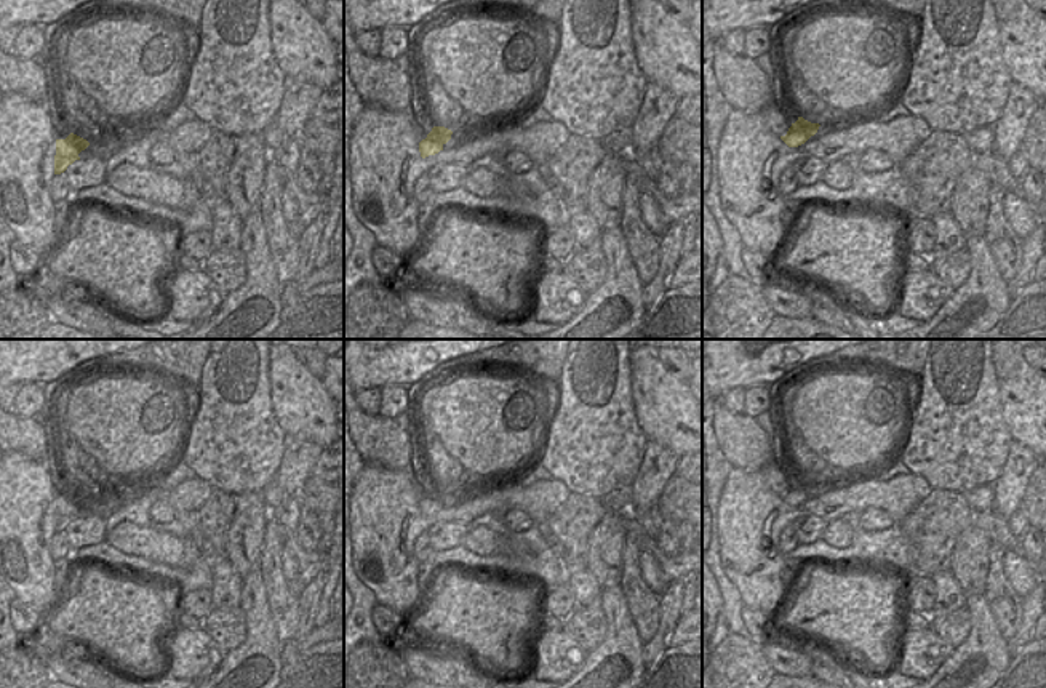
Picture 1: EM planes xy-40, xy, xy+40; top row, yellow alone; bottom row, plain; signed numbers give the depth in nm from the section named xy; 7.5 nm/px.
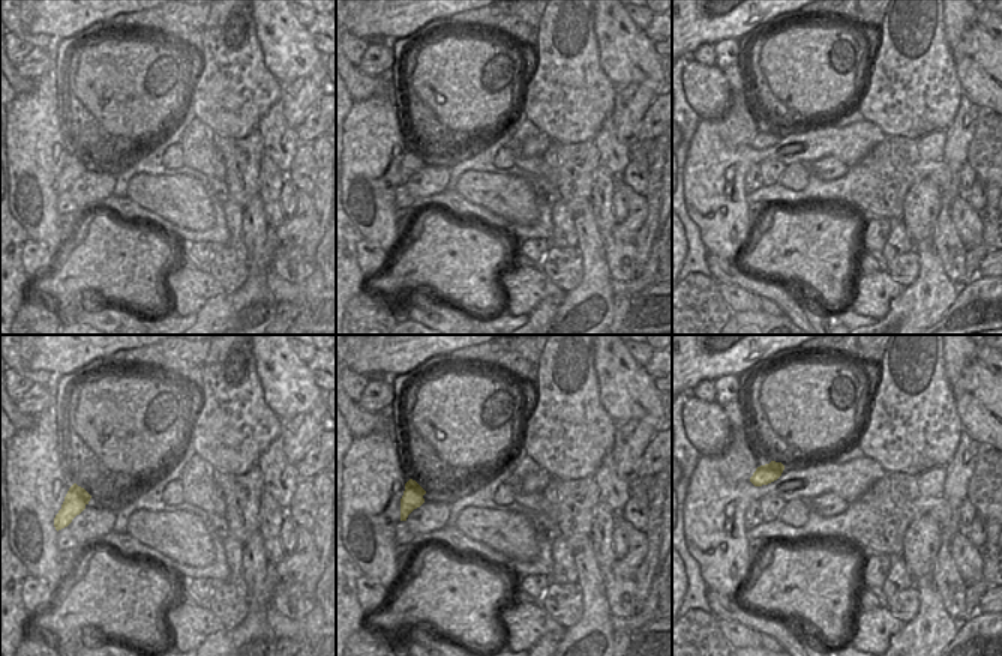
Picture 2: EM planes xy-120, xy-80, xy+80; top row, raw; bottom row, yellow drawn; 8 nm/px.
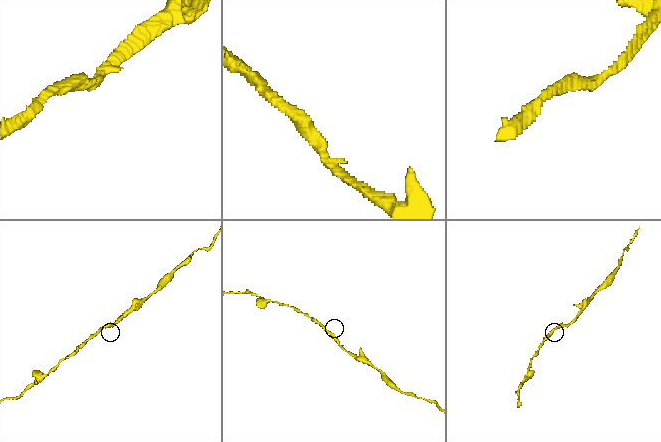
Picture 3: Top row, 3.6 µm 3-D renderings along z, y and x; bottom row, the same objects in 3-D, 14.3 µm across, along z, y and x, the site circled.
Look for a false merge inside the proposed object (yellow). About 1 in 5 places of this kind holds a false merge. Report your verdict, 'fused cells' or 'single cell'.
single cell

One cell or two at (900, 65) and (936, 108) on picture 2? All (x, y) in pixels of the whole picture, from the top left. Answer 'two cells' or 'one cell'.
one cell

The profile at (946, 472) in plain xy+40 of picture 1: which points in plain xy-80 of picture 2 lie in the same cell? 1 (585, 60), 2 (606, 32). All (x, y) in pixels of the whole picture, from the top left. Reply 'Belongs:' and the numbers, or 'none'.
Belongs: 1

